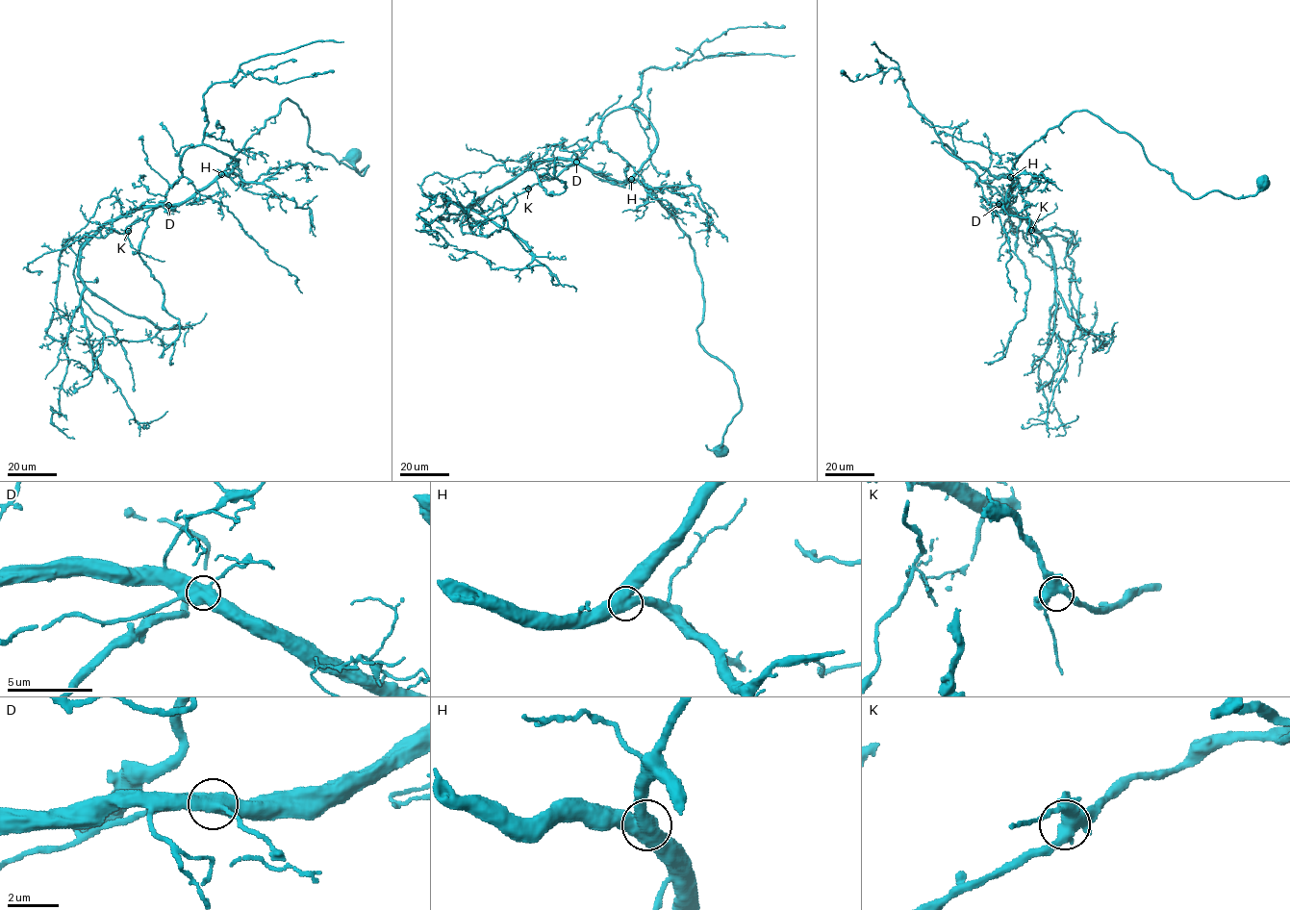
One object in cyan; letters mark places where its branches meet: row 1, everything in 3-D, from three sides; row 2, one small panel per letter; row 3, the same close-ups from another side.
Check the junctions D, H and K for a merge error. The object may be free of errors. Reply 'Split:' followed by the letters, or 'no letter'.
Split: no letter

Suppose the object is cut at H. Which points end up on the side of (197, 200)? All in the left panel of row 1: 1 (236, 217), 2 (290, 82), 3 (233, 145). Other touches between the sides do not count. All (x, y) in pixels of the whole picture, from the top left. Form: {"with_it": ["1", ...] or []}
{"with_it": ["1", "2", "3"]}

